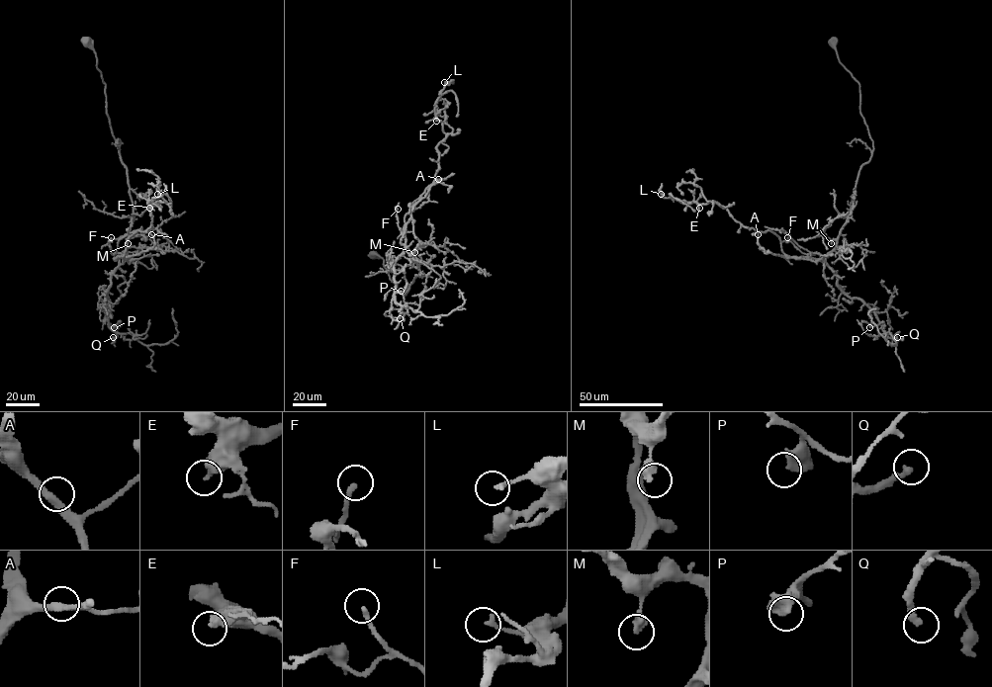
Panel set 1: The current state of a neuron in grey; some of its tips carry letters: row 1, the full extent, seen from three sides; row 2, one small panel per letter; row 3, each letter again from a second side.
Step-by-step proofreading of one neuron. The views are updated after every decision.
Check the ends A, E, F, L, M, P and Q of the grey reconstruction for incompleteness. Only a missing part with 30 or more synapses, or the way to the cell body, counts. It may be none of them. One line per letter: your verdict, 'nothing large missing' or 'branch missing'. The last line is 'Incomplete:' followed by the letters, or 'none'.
A: nothing large missing
E: nothing large missing
F: nothing large missing
L: nothing large missing
M: nothing large missing
P: nothing large missing
Q: nothing large missing
Incomplete: none

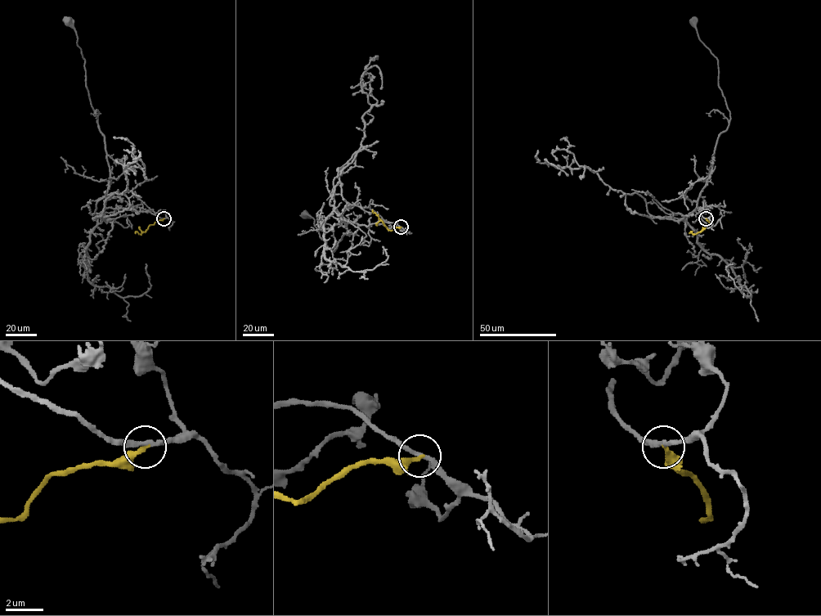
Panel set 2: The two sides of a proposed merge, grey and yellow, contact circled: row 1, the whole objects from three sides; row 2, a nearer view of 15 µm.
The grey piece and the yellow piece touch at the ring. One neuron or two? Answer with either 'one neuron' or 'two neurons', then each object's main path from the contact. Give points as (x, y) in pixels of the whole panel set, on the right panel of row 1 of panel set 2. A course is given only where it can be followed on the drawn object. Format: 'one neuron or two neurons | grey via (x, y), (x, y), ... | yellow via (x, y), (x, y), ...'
two neurons | grey via (706, 218), (697, 201), (729, 111), (719, 86), (717, 59), (699, 38), (693, 21) | yellow via (706, 218), (709, 224), (696, 234), (691, 231), (689, 233)

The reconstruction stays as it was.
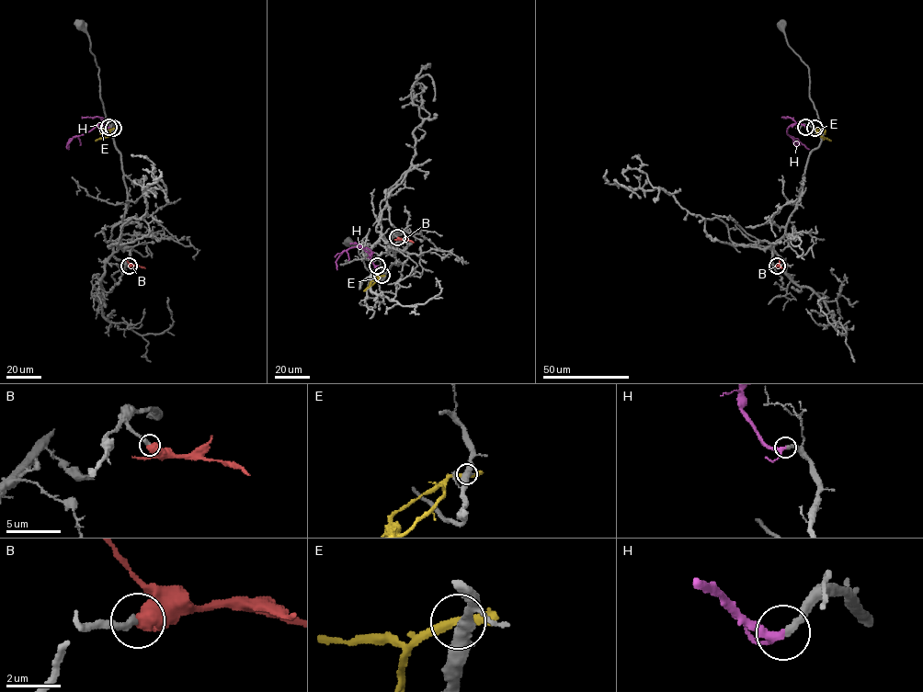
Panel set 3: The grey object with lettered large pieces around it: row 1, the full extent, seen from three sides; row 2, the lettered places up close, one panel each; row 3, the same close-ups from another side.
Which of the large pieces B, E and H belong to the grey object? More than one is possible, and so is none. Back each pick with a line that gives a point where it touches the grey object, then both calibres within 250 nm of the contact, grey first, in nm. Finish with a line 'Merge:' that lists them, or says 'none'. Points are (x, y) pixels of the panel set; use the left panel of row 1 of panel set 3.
B: Touches grey at (129, 266). Thickness 280 nm (grey) against 700 nm
H: Touches grey at (108, 127). Thickness 280 nm (grey) against 240 nm
Merge: B, H

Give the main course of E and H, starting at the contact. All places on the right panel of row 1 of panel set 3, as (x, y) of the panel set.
E: (814, 128), (821, 137), (831, 141)
H: (805, 128), (795, 123), (787, 128), (786, 132), (809, 149)

